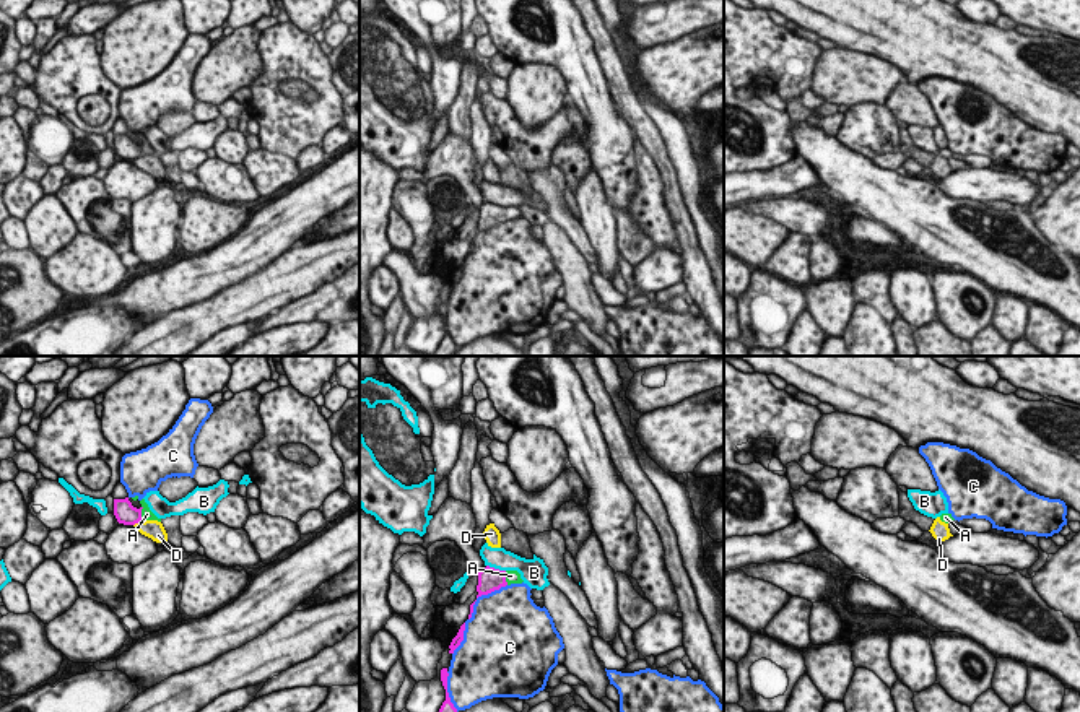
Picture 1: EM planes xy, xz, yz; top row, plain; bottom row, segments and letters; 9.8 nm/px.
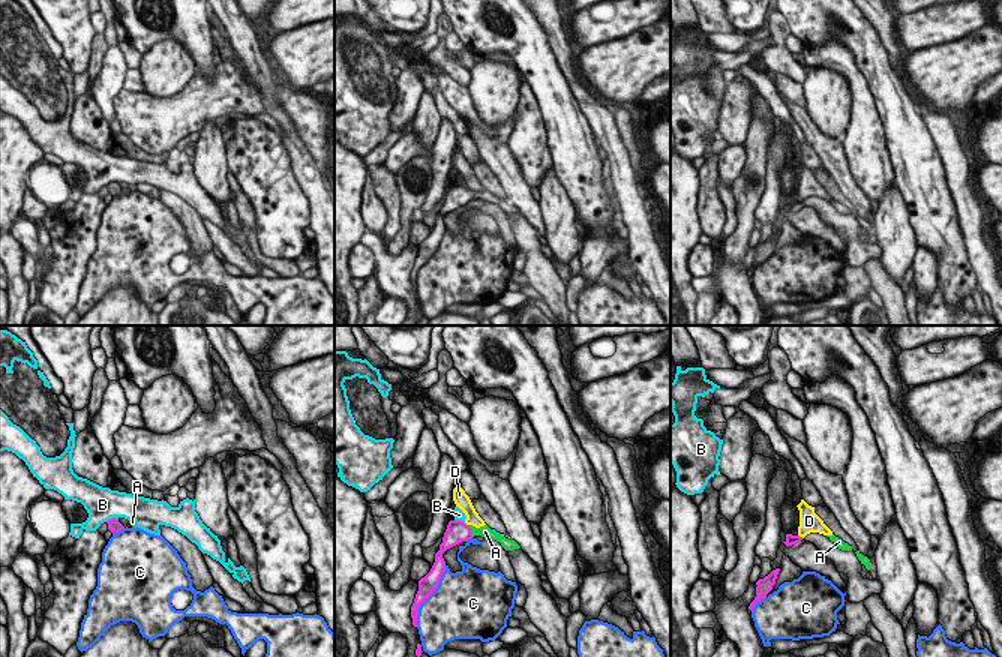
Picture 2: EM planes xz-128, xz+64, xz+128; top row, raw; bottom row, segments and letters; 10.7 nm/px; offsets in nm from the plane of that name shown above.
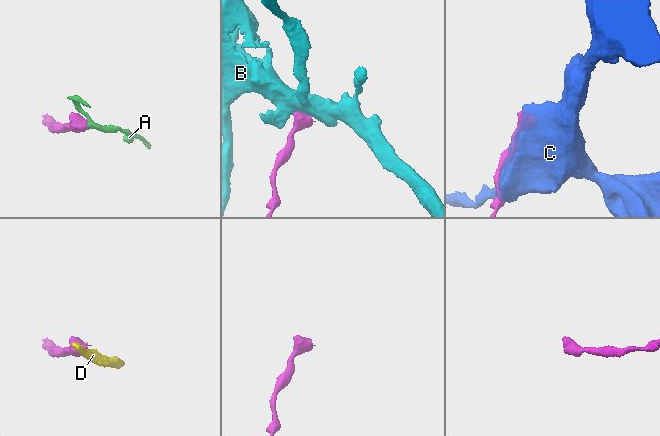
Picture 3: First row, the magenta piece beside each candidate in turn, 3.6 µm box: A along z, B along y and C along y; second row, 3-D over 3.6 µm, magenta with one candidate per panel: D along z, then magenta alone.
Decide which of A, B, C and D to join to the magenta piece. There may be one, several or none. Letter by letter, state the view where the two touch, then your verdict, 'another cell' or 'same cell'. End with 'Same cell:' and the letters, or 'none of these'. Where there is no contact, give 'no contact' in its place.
A: xy | same cell
B: xz | another cell
C: xz | another cell
D: xy | another cell
Same cell: A

